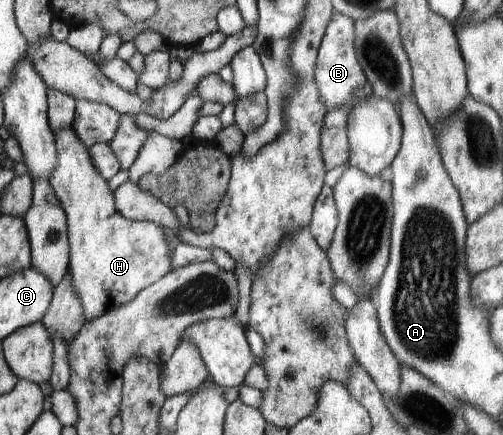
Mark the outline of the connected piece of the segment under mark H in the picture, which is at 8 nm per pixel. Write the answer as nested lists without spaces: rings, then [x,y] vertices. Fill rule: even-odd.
[[[62,127],[53,135],[58,163],[49,182],[66,215],[72,287],[82,301],[87,322],[130,303],[142,289],[172,270],[172,259],[162,227],[132,221],[118,213],[114,192],[94,169],[88,148],[82,145],[72,128]]]

